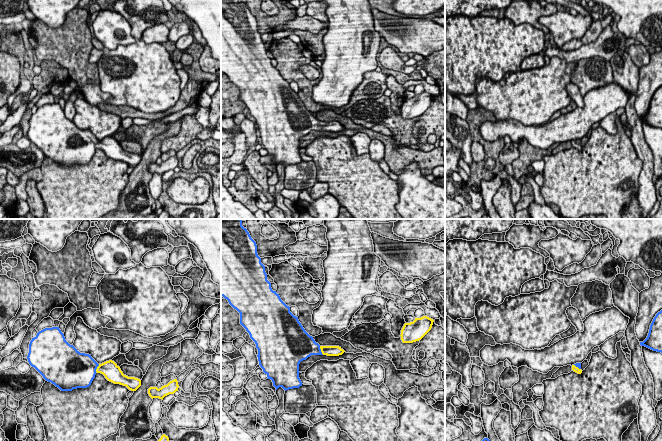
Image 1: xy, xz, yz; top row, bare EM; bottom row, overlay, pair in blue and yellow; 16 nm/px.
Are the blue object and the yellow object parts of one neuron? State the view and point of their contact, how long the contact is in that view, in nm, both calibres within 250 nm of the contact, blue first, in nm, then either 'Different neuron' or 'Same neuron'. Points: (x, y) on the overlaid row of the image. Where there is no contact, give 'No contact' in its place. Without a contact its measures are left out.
Touches blue at xz (320, 350). Shared border 160 nm. Thickness 340 nm (blue) against 160 nm. Same neuron

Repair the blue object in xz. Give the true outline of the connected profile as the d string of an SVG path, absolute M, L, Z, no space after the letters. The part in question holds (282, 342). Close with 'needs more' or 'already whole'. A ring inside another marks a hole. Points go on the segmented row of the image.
M221 219L221 296L228 300L229 304L240 313L240 324L249 333L258 349L258 361L267 379L271 379L276 390L282 387L285 391L302 386L299 378L299 364L311 355L339 356L345 351L339 346L320 346L310 336L298 317L290 312L276 291L271 288L267 280L265 266L257 254L256 242L251 238L246 228L242 226L241 219Z; needs more

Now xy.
M59 327L39 331L30 341L27 359L46 381L61 391L87 388L97 373L131 391L141 386L140 379L124 375L114 361L98 364L91 355L80 353L65 340Z; needs more

